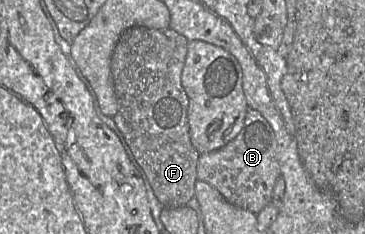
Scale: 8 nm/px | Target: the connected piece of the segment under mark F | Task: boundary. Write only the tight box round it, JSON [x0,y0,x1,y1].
[111,26,200,207]

